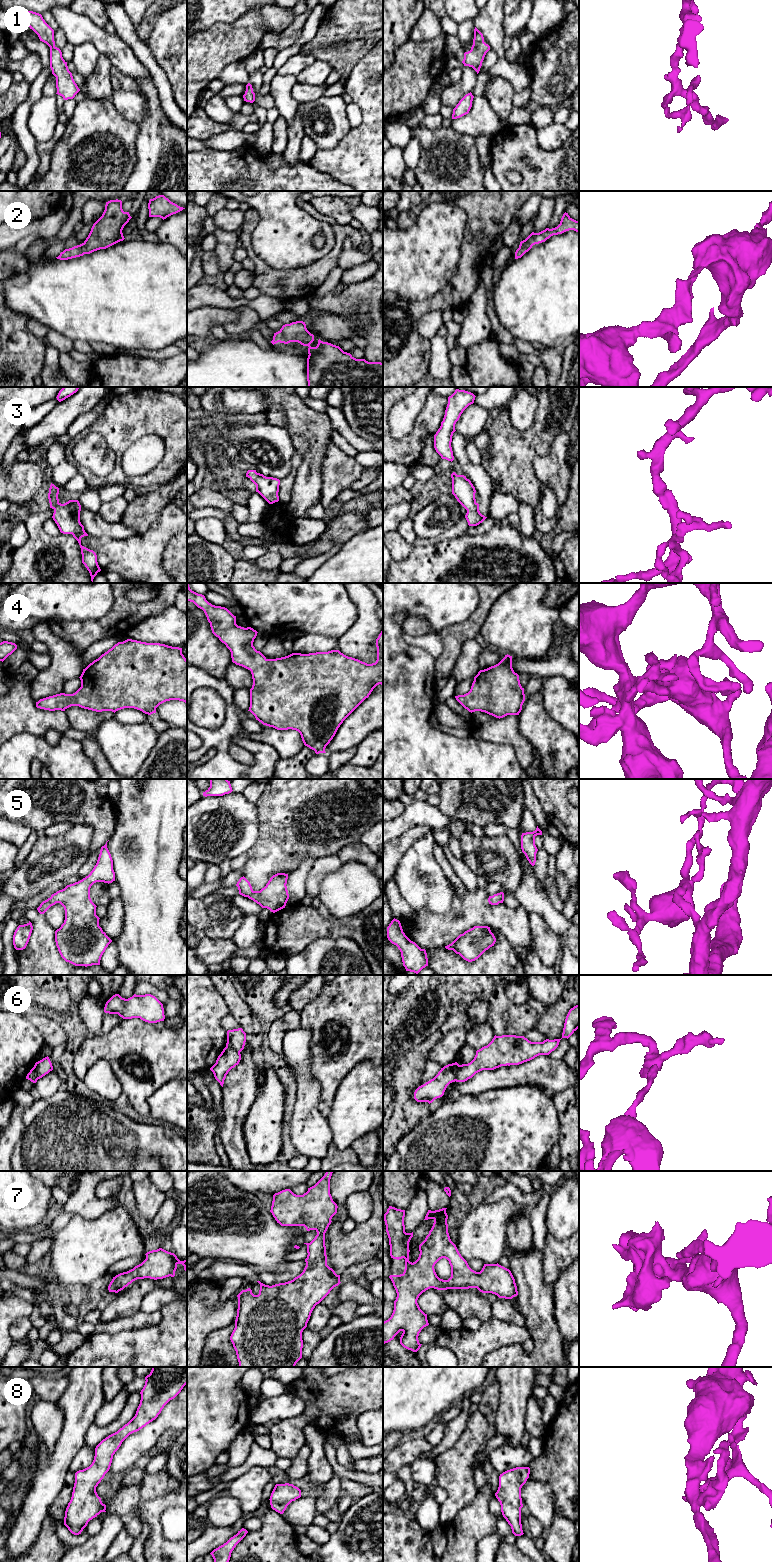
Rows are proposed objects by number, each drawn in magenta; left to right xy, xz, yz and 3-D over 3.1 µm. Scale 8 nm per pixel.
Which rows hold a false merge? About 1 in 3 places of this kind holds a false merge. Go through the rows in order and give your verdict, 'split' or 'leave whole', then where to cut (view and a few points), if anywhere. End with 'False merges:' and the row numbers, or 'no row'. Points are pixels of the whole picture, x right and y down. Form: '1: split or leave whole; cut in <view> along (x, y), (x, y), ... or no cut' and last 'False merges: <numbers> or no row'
1: leave whole; no cut
2: leave whole; no cut
3: leave whole; no cut
4: leave whole; no cut
5: leave whole; no cut
6: split; cut in yz along (459, 1065), (455, 1080)
7: leave whole; no cut
8: leave whole; no cut
False merges: 6

